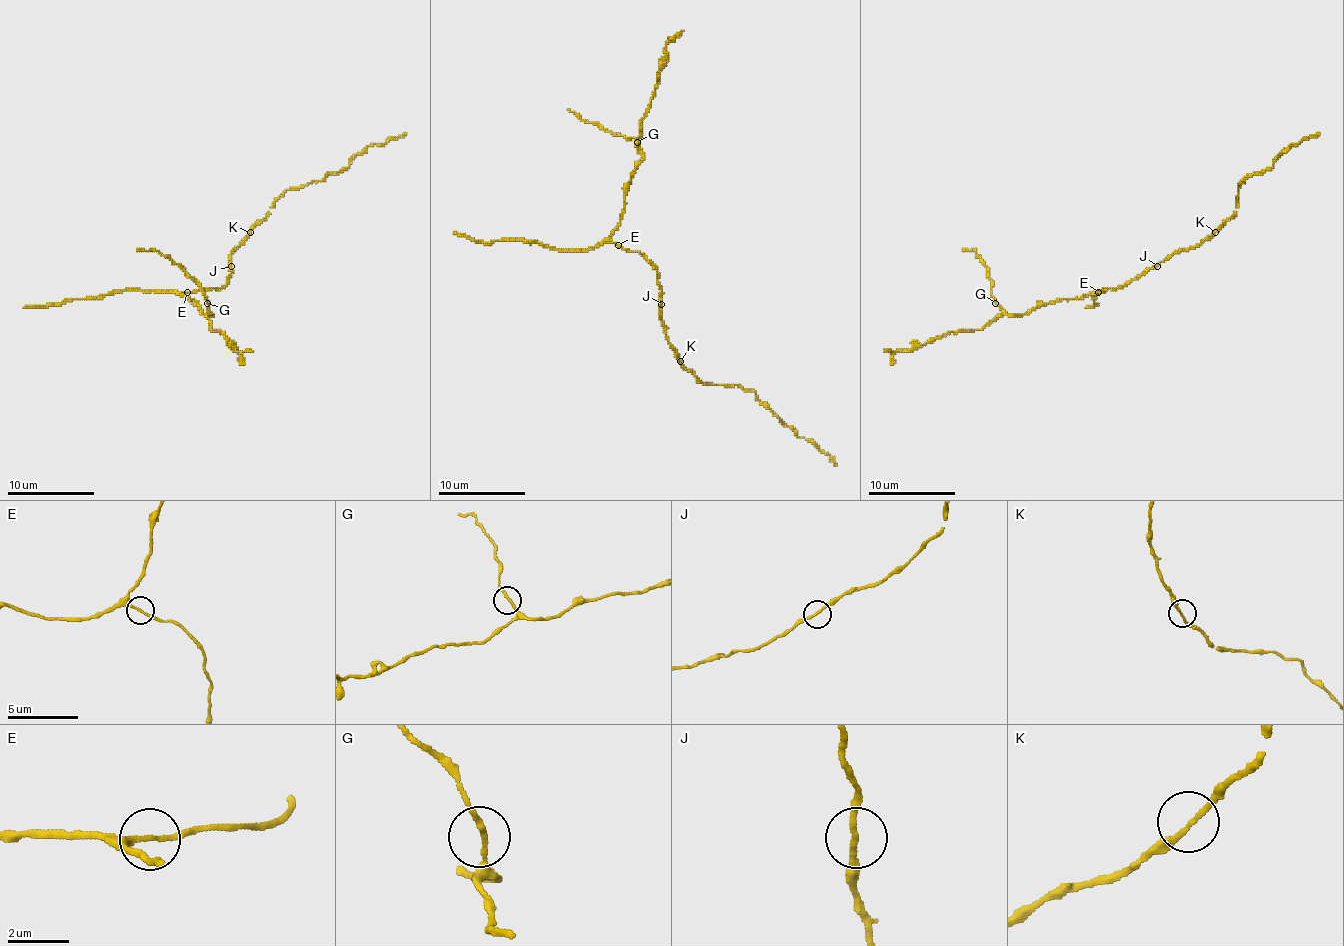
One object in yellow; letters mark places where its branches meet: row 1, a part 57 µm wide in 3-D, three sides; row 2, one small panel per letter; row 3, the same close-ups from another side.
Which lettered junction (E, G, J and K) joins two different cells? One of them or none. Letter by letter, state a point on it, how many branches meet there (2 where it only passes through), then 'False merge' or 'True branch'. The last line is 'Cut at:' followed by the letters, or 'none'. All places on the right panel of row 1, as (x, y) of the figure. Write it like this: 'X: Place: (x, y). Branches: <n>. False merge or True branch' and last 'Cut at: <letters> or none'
E: Place: (1098, 292). Branches: 2. True branch
G: Place: (995, 303). Branches: 2. True branch
J: Place: (1157, 266). Branches: 2. True branch
K: Place: (1215, 232). Branches: 2. True branch
Cut at: none

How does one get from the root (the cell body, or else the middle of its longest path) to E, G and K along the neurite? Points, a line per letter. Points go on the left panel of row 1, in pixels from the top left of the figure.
E: (229, 275), (226, 283), (220, 288), (187, 292)
G: (229, 275), (226, 283), (220, 288), (181, 294), (192, 299), (205, 314), (211, 314), (207, 303)
K: (229, 275), (231, 255), (251, 231)

